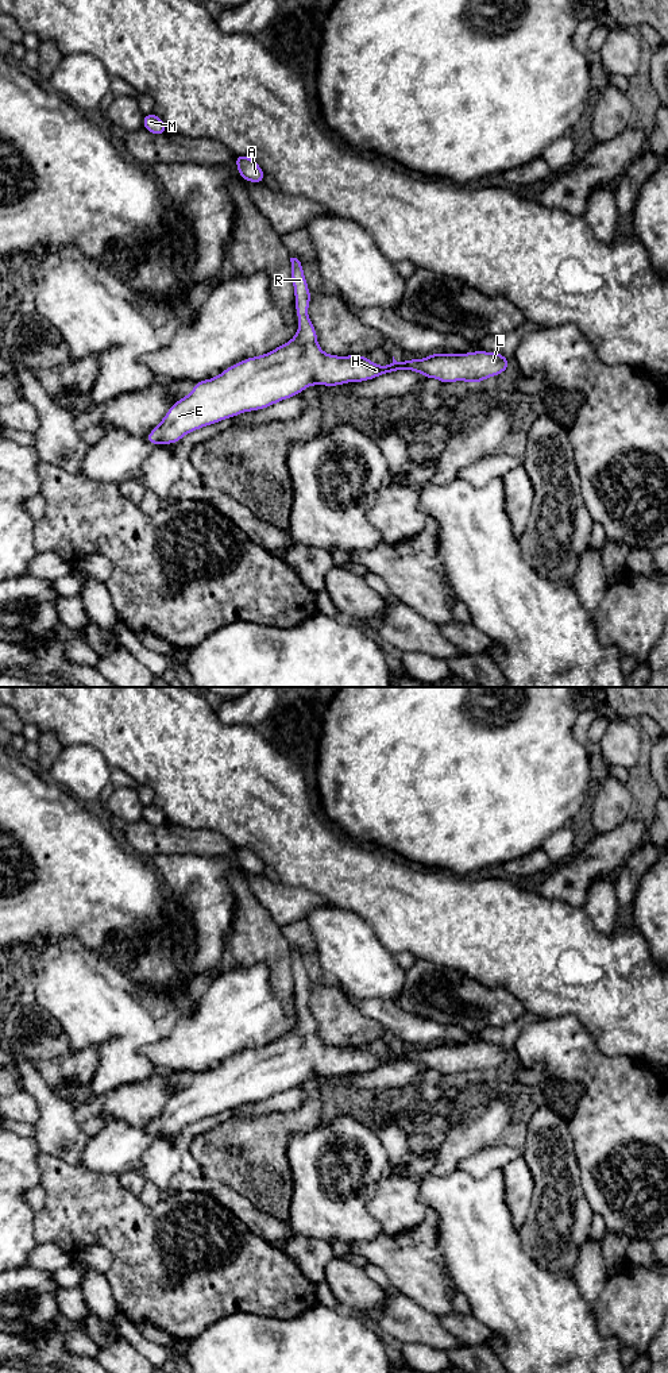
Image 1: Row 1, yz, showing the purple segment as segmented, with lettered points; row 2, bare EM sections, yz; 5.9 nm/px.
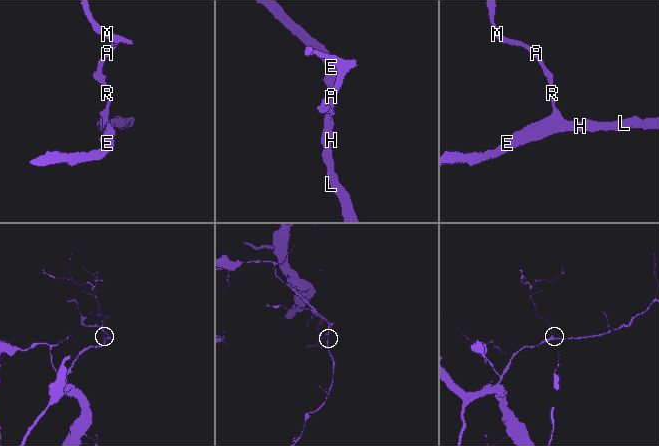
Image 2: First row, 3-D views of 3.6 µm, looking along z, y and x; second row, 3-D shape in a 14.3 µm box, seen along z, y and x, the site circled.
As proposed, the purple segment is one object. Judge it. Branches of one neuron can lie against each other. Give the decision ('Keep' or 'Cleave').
Keep

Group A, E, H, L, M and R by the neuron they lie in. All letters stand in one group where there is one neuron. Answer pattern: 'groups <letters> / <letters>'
groups A E H L M R

